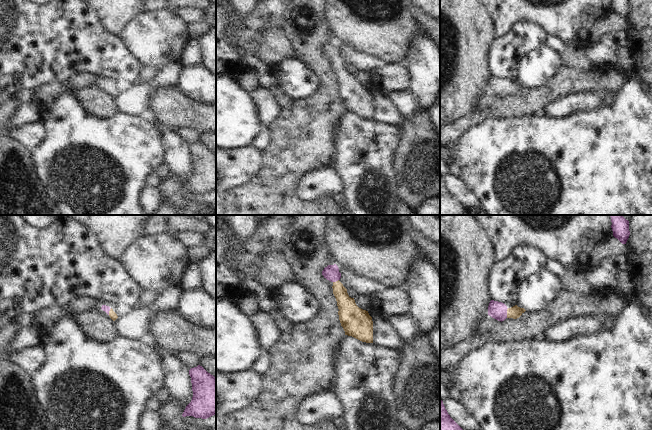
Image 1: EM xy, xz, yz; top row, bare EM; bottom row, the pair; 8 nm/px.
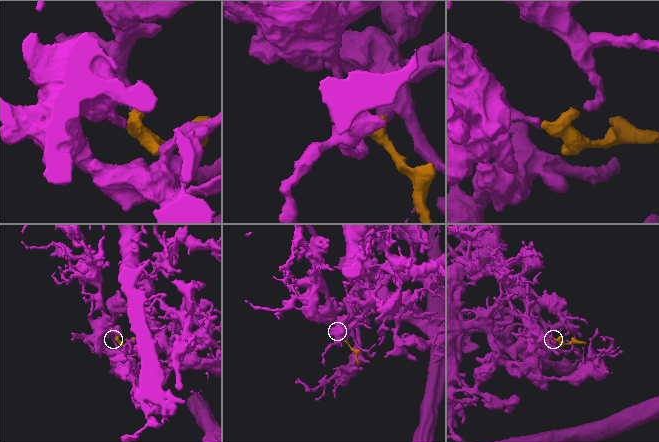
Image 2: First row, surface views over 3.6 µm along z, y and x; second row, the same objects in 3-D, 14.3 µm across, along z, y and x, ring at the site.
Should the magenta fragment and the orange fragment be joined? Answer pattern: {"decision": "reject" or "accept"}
{"decision": "accept"}

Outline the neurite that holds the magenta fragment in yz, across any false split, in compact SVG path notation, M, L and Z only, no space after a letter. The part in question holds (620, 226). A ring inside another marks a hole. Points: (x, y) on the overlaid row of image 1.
M610 215L611 217L611 228L613 236L617 238L622 244L626 244L630 231L629 221L626 220L622 215Z

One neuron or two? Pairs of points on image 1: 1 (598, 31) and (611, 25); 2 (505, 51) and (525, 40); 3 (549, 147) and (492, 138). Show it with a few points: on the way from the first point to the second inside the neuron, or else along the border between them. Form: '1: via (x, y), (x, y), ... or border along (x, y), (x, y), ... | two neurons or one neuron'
1: via (601, 28), (604, 25), (608, 25) | one neuron
2: via (510, 48), (520, 40) | one neuron
3: via (535, 146), (506, 146) | one neuron

